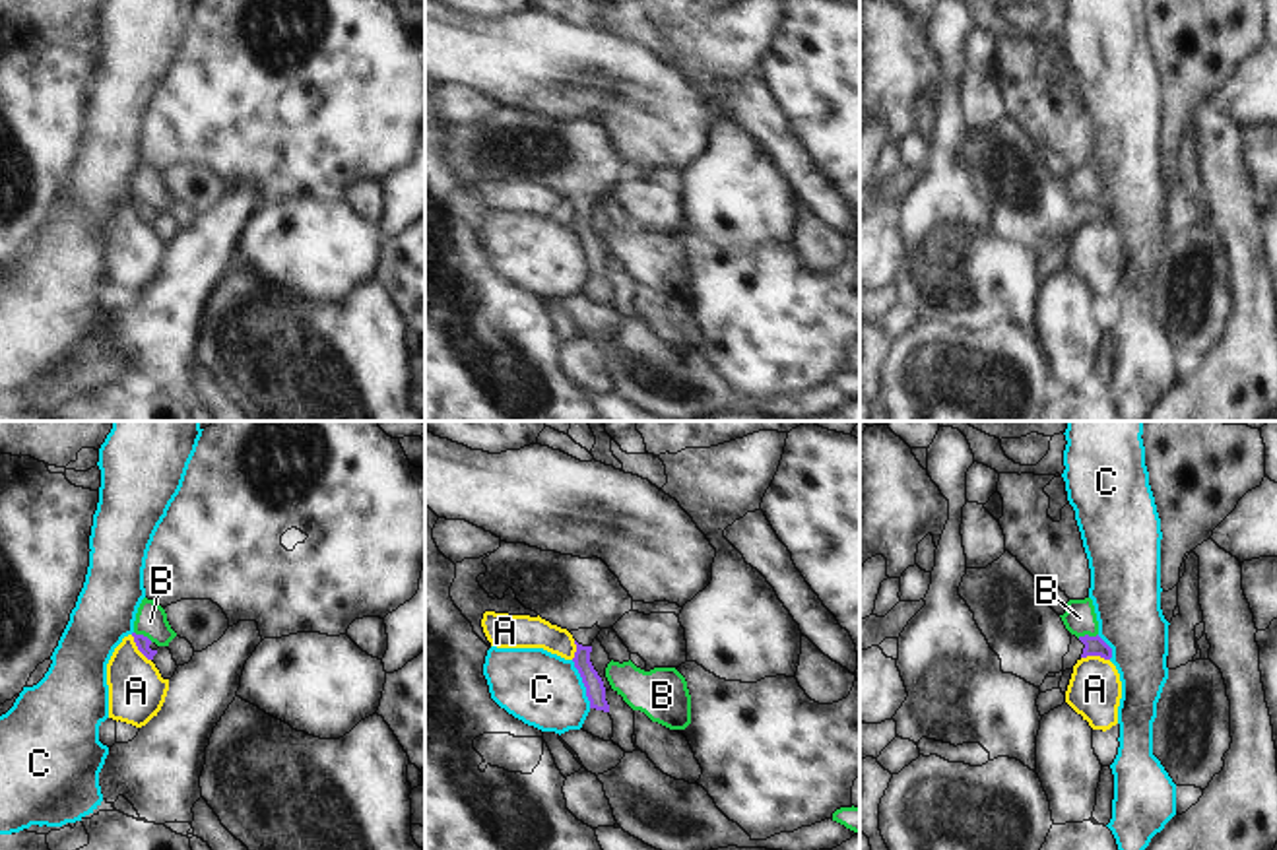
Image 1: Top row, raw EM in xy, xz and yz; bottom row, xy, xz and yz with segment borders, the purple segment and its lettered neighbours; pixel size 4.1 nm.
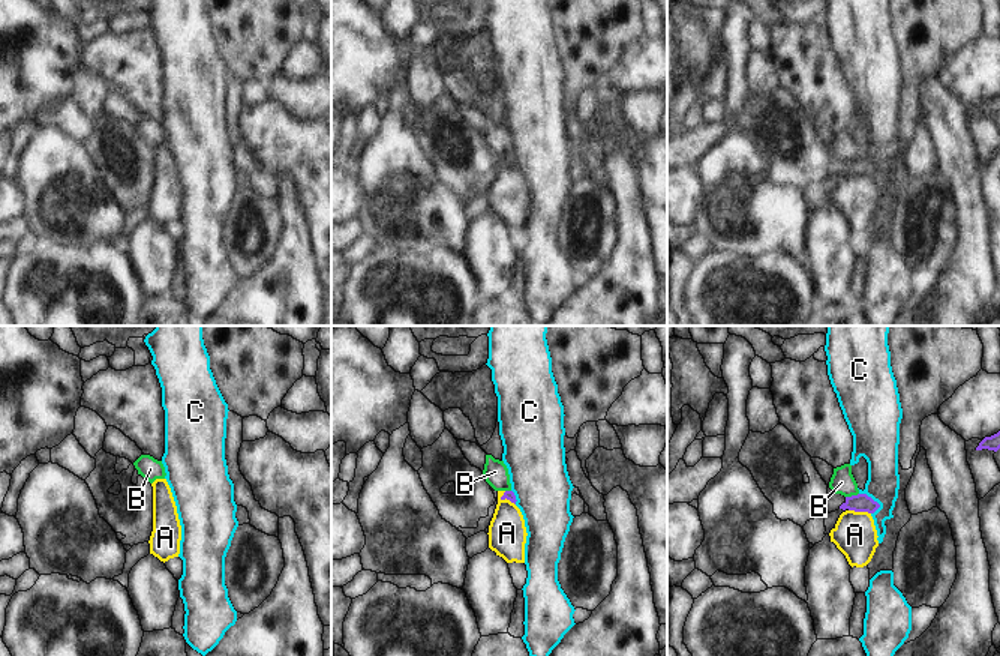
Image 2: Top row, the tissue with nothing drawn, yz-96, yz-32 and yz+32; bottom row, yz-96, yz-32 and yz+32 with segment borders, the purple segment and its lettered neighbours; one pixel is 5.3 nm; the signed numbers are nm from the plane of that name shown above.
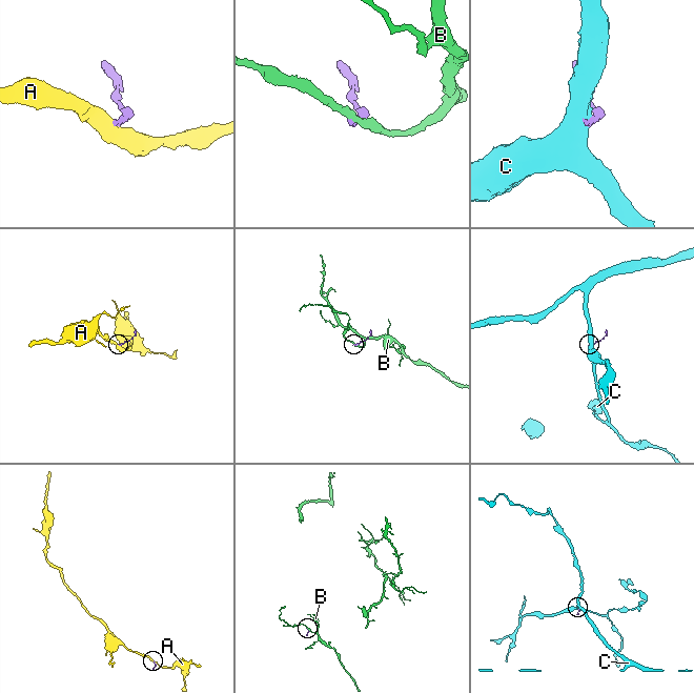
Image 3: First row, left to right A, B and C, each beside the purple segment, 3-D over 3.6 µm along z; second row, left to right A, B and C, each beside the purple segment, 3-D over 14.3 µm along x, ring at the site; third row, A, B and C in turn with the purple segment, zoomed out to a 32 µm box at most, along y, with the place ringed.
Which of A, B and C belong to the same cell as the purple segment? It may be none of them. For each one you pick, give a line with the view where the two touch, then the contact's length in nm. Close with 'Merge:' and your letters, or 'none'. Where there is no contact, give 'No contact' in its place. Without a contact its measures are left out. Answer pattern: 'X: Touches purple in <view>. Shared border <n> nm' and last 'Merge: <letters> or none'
Merge: none

